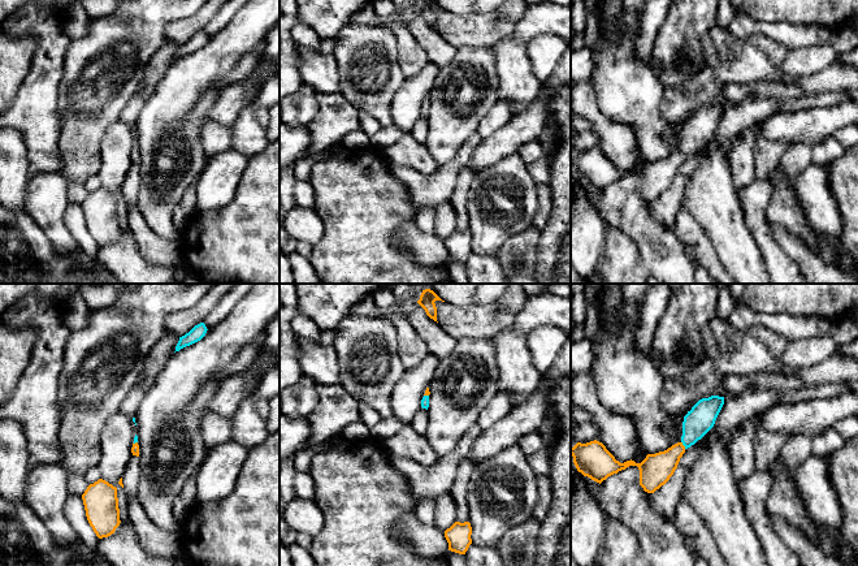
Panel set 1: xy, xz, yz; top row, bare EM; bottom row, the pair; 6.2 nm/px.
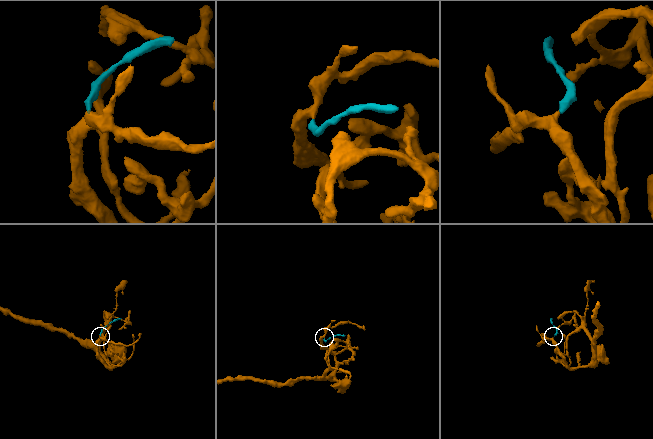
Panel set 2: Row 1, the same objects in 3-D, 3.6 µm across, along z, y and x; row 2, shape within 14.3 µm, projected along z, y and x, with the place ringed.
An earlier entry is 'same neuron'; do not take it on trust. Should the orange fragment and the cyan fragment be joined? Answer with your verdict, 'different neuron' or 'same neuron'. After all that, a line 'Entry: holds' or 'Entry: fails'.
same neuron
Entry: holds

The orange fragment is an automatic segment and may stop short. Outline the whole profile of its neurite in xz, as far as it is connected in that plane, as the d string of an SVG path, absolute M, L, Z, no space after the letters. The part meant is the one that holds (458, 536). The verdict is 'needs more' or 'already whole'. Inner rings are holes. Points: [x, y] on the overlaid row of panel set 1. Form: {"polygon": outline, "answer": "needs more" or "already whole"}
{"polygon": "M455 522L450 528L445 531L445 537L448 543L448 550L465 554L472 544L472 527L469 522Z", "answer": "already whole"}

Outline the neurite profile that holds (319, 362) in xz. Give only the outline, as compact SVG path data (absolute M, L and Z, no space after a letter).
M294 334L295 349L303 375L313 379L320 385L339 384L339 363L332 346L322 346Z

